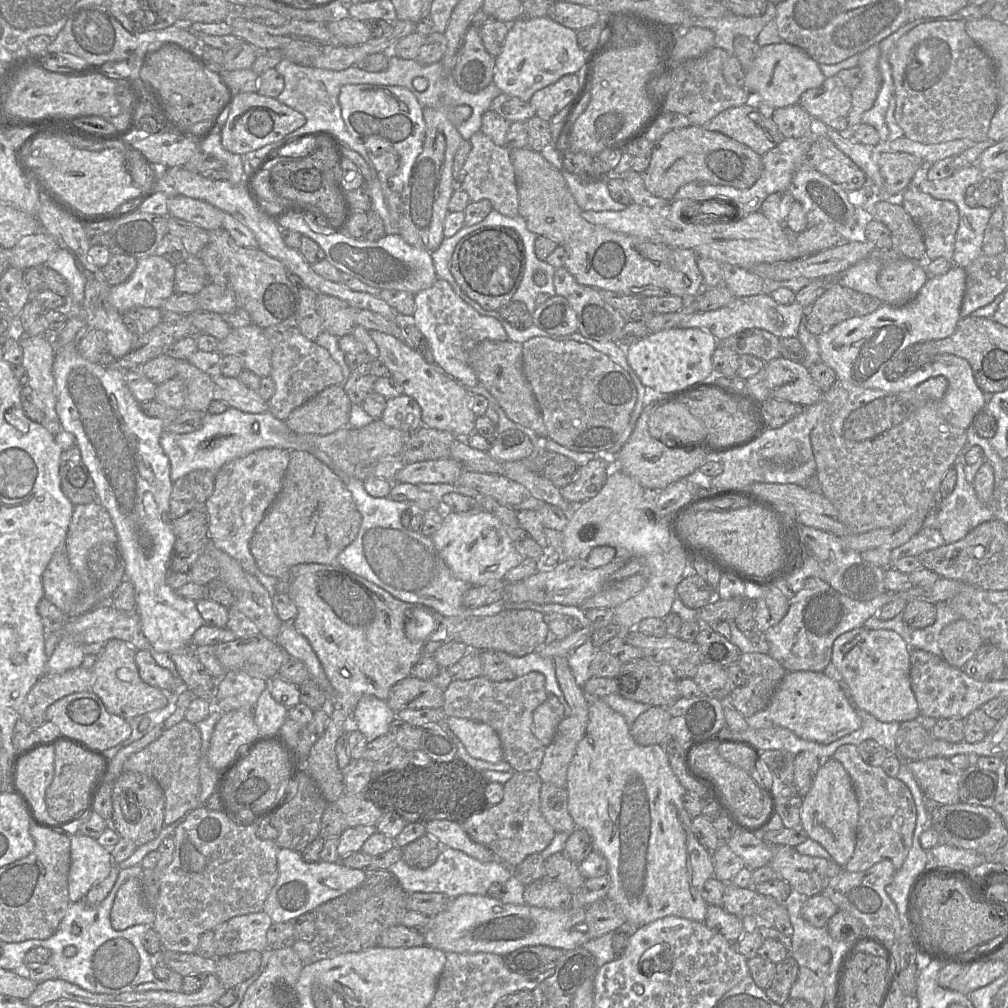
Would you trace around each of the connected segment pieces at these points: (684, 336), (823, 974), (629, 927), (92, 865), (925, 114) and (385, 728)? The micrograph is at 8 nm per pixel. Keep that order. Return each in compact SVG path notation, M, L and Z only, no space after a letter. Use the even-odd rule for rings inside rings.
M675 327L650 333L625 346L629 365L645 387L663 394L714 376L712 355L719 341L699 328Z
M792 890L792 893L784 902L788 909L788 914L794 929L793 935L791 937L792 946L790 954L795 958L800 967L807 967L820 976L825 985L825 1001L832 1002L835 991L835 976L838 964L851 942L835 940L831 937L826 926L815 927L808 923L801 914L804 898L808 897L801 896L801 894ZM822 948L829 948L832 954L831 961L826 964L822 964L818 959L818 953Z
M588 697L588 712L589 721L585 734L577 744L575 755L567 770L566 790L568 794L568 811L576 828L585 829L591 835L593 850L602 854L607 860L607 874L610 877L610 888L606 894L606 898L618 906L625 917L625 922L614 932L624 932L632 935L643 925L665 916L677 916L697 922L704 922L707 914L707 903L702 897L702 890L705 882L714 876L712 852L705 849L692 832L691 822L693 818L687 813L683 805L683 796L687 791L672 771L664 745L638 745L630 734L630 726L627 724L625 718L608 706L601 697Z
M76 833L71 836L70 843L68 896L74 903L83 900L94 884L108 876L113 859L110 849L89 836Z
M965 19L922 23L904 34L890 52L896 97L895 119L910 140L938 144L956 139L979 143L987 139L999 104L996 69L990 56L967 34L965 24Z
M363 696L353 713L353 728L359 730L367 742L388 734L396 711L391 709L386 700L375 696Z

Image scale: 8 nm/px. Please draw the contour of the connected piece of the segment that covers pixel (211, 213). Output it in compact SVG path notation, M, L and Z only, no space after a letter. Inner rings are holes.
M169 193L168 215L212 231L223 228L223 211L198 199Z

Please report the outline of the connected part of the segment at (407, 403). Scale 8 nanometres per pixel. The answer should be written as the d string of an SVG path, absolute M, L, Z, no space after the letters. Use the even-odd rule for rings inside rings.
M404 394L387 399L386 408L380 419L386 425L406 433L414 433L423 425L419 404Z

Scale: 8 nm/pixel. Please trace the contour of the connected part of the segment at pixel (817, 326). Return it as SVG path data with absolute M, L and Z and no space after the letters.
M833 283L812 304L806 327L819 336L845 320L876 311L882 304L876 297Z

